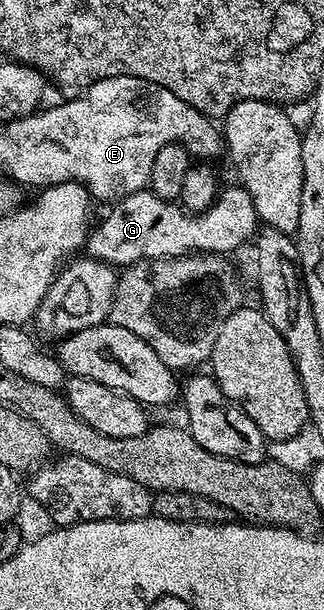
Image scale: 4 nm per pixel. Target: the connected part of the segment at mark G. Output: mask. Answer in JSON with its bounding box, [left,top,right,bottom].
[85,185,257,267]

